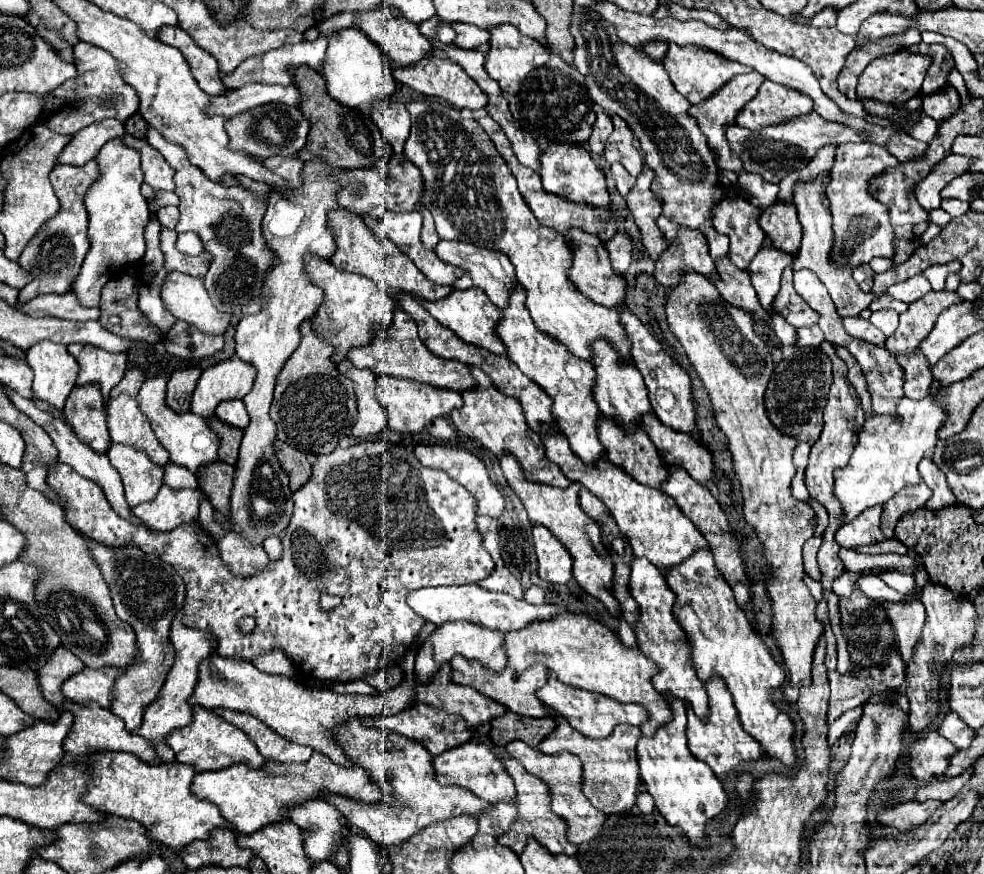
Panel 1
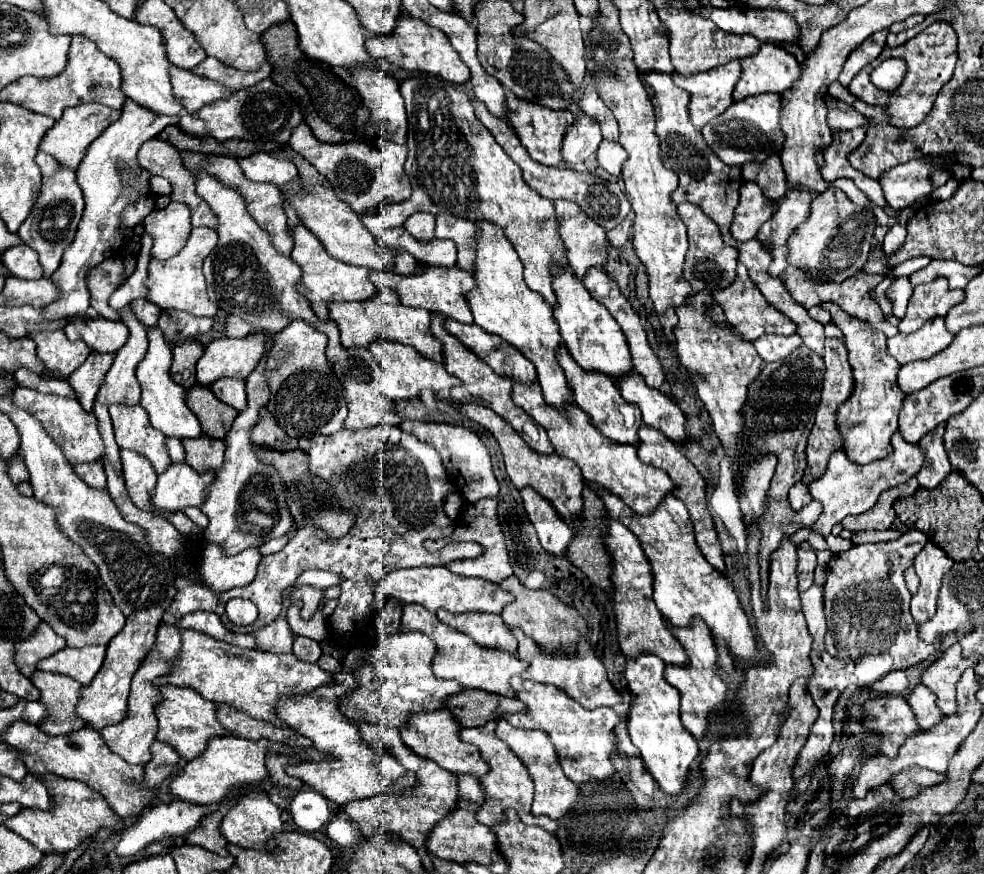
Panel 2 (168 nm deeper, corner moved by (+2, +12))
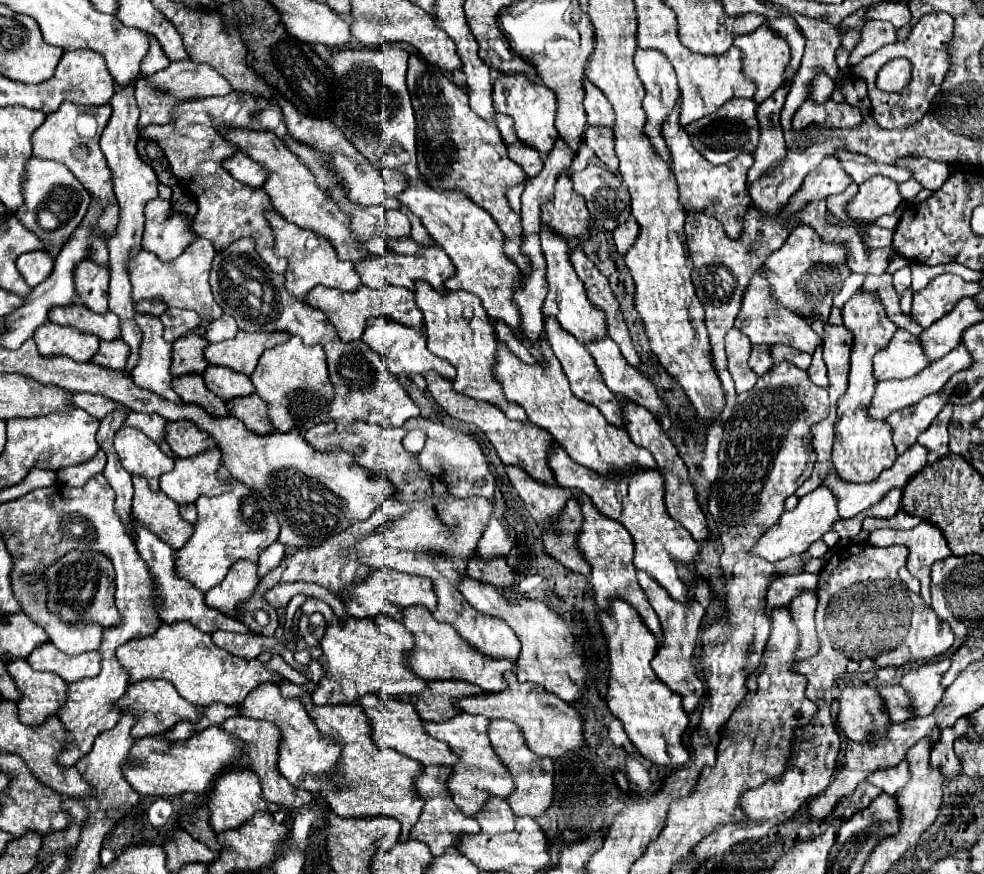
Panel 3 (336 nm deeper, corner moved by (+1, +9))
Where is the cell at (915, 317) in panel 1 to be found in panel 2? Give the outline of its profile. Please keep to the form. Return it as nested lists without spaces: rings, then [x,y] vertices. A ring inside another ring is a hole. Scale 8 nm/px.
[[[939,276],[929,284],[919,284],[913,290],[913,296],[907,306],[907,314],[899,324],[899,330],[911,334],[919,330],[925,322],[933,318],[943,318],[951,306],[959,304],[965,298],[963,290],[951,290],[947,278]]]

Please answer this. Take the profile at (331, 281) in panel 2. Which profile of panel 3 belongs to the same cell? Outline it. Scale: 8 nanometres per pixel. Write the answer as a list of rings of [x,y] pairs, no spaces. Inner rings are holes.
[[[276,211],[268,213],[268,221],[272,225],[274,231],[274,239],[276,239],[276,255],[286,257],[288,259],[288,269],[286,269],[286,289],[290,293],[296,295],[296,299],[300,299],[302,303],[306,303],[306,295],[310,293],[310,289],[314,289],[316,285],[324,285],[330,289],[340,289],[340,291],[356,291],[362,283],[360,283],[360,275],[354,269],[354,263],[348,261],[340,261],[336,257],[334,247],[320,235],[314,235],[312,231],[300,229],[292,223],[288,223],[284,217],[280,217]]]

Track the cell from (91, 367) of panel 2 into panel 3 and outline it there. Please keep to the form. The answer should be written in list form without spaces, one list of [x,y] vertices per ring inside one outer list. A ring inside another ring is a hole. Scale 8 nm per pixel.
[[[116,339],[116,341],[100,341],[100,351],[92,357],[92,363],[112,371],[124,371],[126,359],[128,359],[128,345],[122,339]]]

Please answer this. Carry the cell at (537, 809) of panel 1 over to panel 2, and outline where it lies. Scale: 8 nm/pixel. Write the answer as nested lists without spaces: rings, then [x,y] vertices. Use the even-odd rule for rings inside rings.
[[[495,720],[483,724],[483,726],[477,726],[477,728],[461,728],[459,738],[463,742],[469,742],[469,744],[477,746],[481,758],[487,760],[487,764],[489,764],[489,772],[483,778],[479,778],[479,782],[481,782],[481,786],[485,790],[485,800],[477,810],[477,822],[491,828],[493,824],[503,820],[503,810],[505,808],[515,808],[525,824],[535,824],[535,826],[541,826],[541,828],[545,828],[549,832],[557,830],[557,824],[551,818],[547,818],[547,816],[531,816],[531,798],[533,798],[531,776],[523,768],[523,762],[507,748],[507,744],[503,744],[495,736]]]

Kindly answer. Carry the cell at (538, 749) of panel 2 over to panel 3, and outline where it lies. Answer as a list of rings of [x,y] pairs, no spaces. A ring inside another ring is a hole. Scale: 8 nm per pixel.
[[[494,719],[488,727],[488,737],[490,737],[490,743],[492,743],[494,751],[498,753],[498,757],[504,761],[504,765],[514,775],[516,789],[508,799],[512,811],[518,817],[542,815],[552,805],[552,799],[554,799],[554,761],[532,753],[530,747],[524,743],[524,735],[520,735],[520,727],[516,727],[516,723],[512,723],[508,719]]]

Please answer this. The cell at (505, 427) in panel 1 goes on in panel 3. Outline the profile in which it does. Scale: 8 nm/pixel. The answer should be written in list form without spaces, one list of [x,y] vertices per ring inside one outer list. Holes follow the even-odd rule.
[[[424,281],[416,283],[414,297],[416,297],[418,307],[424,313],[428,349],[434,355],[438,355],[440,359],[446,359],[448,363],[452,363],[456,367],[454,391],[500,407],[500,411],[504,411],[504,415],[508,419],[530,423],[526,411],[520,405],[506,401],[502,387],[492,371],[492,367],[496,365],[496,337],[492,331],[492,323],[490,323],[484,307],[480,305],[480,299],[466,291],[450,291],[448,295],[440,295],[440,293],[432,291],[432,287],[428,287],[428,283],[424,283]]]

